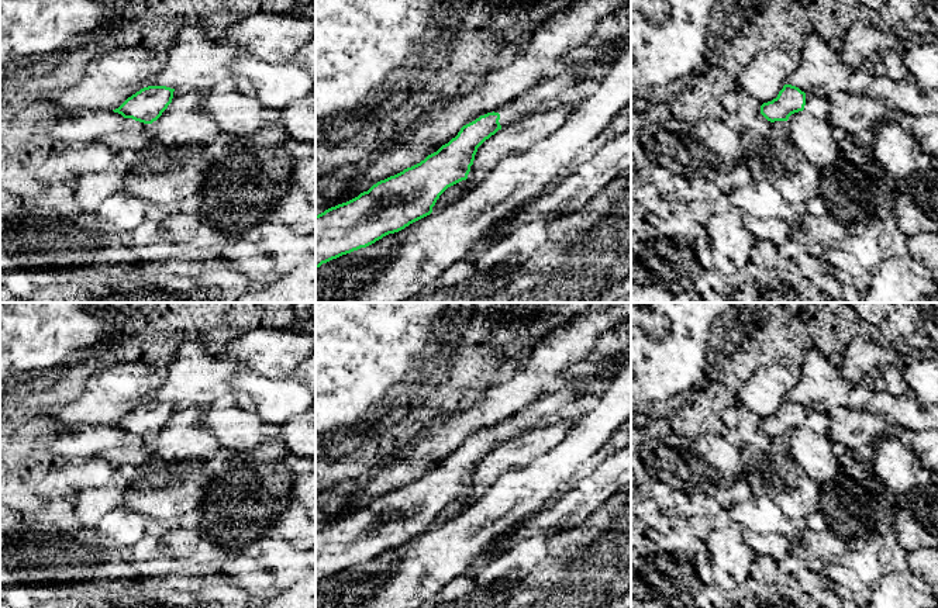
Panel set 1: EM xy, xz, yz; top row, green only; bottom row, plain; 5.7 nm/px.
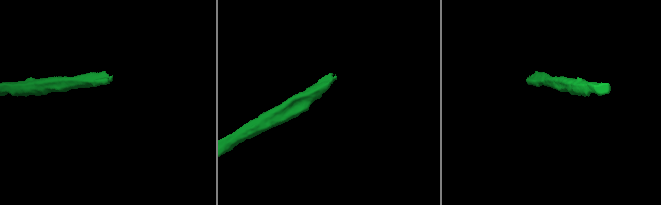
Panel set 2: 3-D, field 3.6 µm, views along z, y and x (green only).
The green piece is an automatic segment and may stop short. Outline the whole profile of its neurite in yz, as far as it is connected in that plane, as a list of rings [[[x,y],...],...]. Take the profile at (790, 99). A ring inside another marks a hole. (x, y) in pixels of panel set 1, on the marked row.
[[[784,84],[777,97],[761,106],[761,114],[770,122],[787,121],[794,113],[803,111],[806,93],[792,84]]]

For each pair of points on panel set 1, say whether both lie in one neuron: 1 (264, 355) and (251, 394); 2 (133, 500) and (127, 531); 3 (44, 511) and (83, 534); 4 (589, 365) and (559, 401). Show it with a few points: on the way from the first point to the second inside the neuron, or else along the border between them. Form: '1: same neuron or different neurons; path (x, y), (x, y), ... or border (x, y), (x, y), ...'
1: different neurons; border (248, 369), (269, 377), (290, 377)
2: different neurons; border (121, 505), (144, 512), (149, 518)
3: same neuron; path (54, 521), (66, 534), (73, 534)
4: different neurons; border (559, 384), (576, 383), (582, 393)

